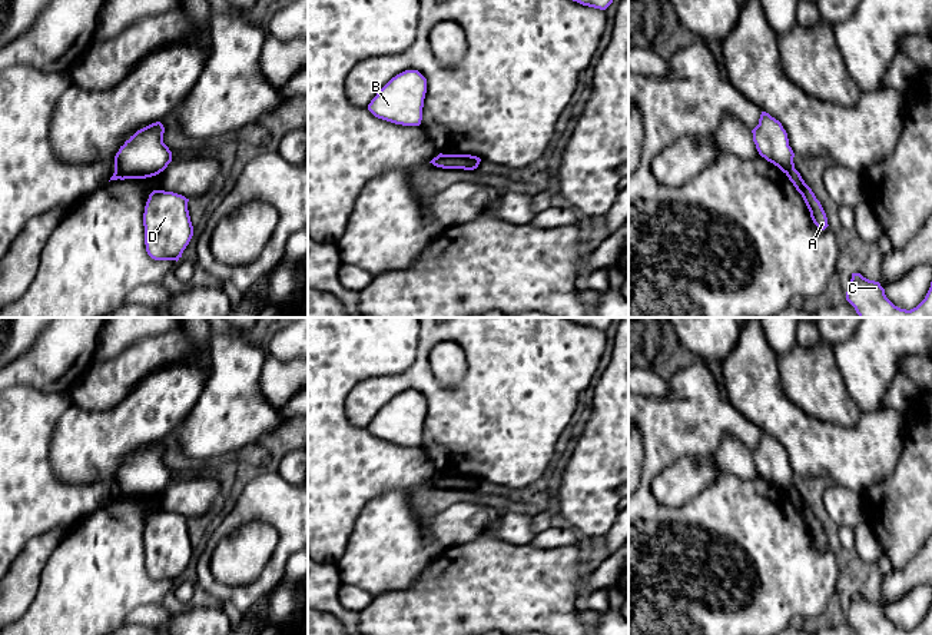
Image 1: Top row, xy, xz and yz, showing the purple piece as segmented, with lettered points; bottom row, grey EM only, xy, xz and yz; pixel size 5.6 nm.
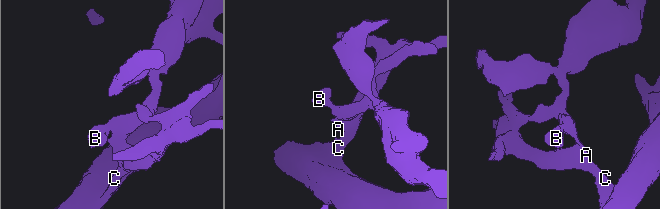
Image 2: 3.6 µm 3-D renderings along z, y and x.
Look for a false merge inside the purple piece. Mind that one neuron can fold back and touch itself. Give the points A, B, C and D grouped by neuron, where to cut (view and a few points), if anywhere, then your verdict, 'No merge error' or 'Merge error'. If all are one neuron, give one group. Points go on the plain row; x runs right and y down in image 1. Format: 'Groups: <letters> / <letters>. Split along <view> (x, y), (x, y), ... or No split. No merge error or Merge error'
Groups: A C D / B. Split along xz (431, 482), (444, 479), (447, 482), (478, 484). Merge error

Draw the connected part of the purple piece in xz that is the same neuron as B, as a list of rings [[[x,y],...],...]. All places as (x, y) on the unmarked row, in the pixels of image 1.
[[[405,390],[392,398],[371,420],[368,430],[378,439],[419,446],[427,413],[427,399],[418,390]]]

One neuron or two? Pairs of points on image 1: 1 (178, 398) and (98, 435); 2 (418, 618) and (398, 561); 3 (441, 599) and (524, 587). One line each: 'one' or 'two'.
1: one
2: two
3: one

